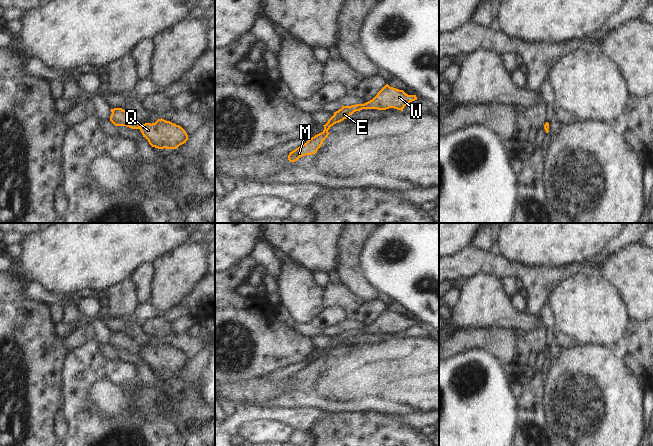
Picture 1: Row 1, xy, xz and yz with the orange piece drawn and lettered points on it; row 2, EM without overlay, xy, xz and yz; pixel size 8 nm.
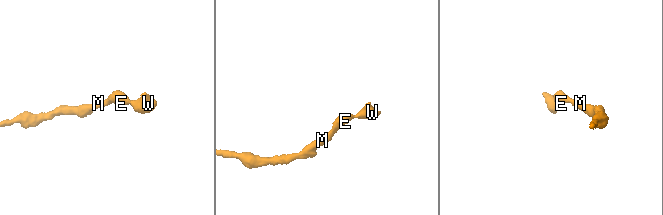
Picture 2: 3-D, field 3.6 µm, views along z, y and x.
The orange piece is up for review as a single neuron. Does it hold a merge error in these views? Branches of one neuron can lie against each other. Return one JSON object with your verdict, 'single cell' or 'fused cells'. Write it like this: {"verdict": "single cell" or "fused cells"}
{"verdict": "single cell"}

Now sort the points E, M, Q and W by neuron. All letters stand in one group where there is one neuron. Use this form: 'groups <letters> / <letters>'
groups E M Q W

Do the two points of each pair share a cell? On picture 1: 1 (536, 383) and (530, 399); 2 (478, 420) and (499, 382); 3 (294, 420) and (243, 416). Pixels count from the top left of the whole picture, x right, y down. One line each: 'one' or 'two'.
1: one
2: one
3: one

